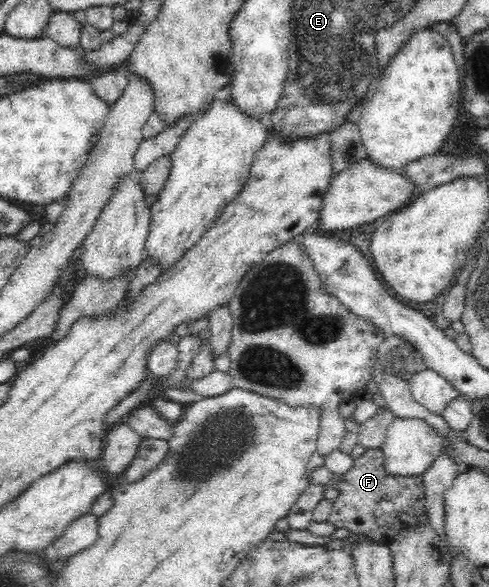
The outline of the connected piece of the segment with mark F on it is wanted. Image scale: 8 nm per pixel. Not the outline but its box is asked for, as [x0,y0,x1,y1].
[326,447,425,545]

